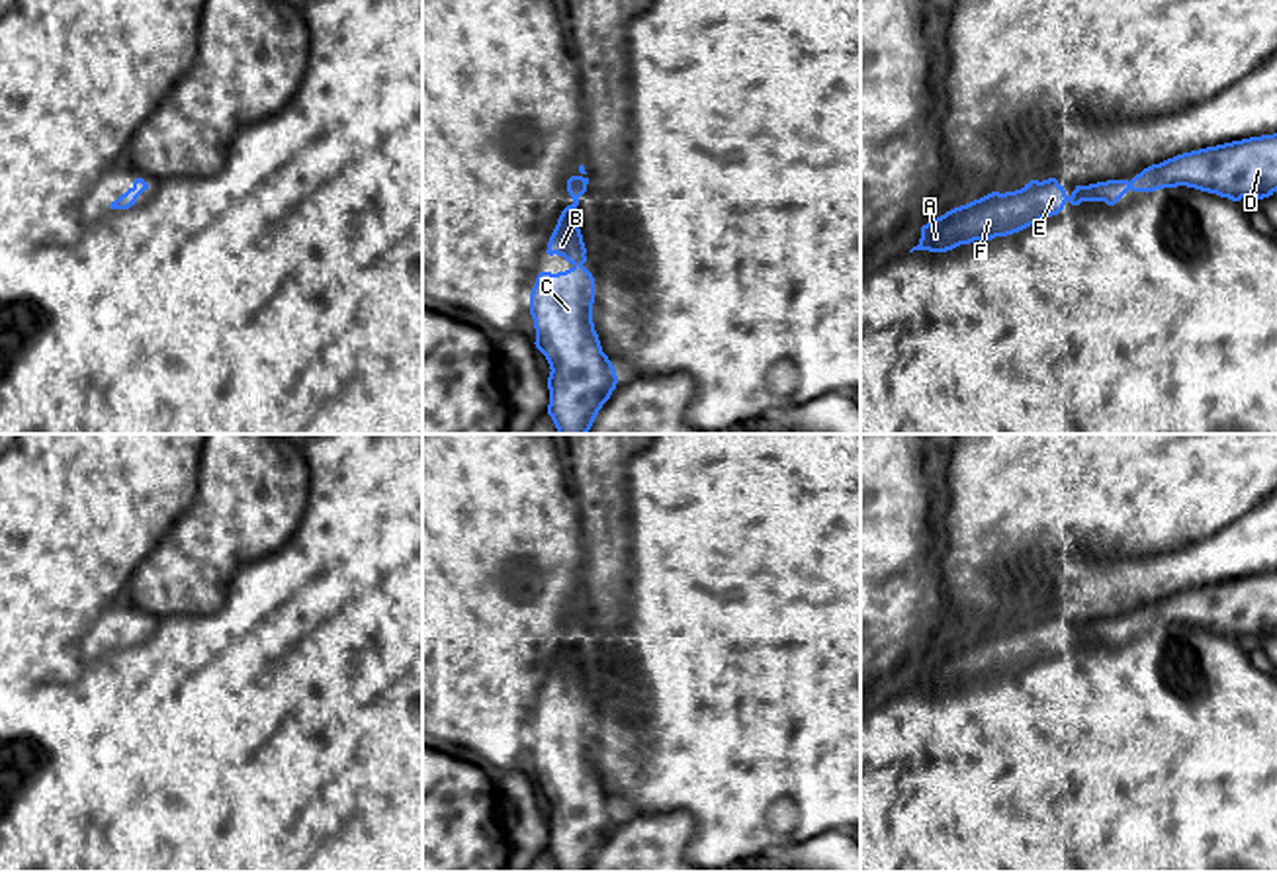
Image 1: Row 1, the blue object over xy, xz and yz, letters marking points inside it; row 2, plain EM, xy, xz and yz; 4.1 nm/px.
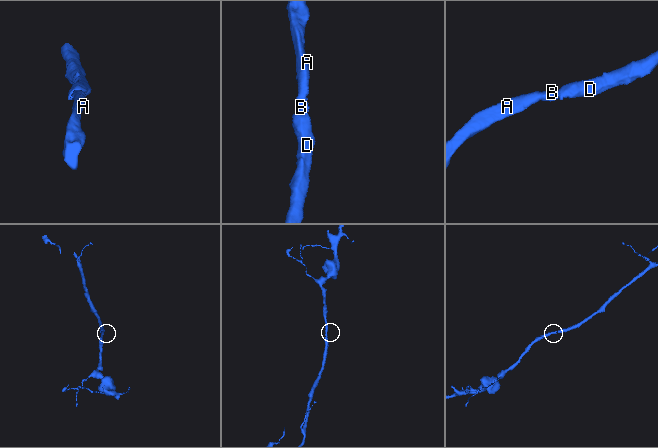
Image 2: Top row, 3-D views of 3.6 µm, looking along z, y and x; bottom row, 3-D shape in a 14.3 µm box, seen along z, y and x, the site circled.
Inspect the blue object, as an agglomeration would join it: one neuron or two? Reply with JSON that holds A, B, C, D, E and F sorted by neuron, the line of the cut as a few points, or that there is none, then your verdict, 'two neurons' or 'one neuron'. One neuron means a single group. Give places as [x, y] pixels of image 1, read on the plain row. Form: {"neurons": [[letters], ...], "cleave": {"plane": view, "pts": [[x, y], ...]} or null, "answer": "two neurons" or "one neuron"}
{"neurons": [["A", "B", "C", "D", "E", "F"]], "cleave": null, "answer": "one neuron"}

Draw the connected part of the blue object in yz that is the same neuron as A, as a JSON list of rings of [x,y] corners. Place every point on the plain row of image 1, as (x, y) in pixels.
[[[1277,571],[1177,592],[1144,606],[1130,620],[1107,618],[1076,624],[1070,635],[1056,616],[1031,618],[1015,630],[991,630],[923,663],[919,682],[909,690],[947,690],[974,678],[1007,675],[1058,653],[1068,639],[1072,643],[1081,639],[1115,643],[1128,628],[1148,632],[1177,624],[1232,639],[1273,633],[1277,630]]]

